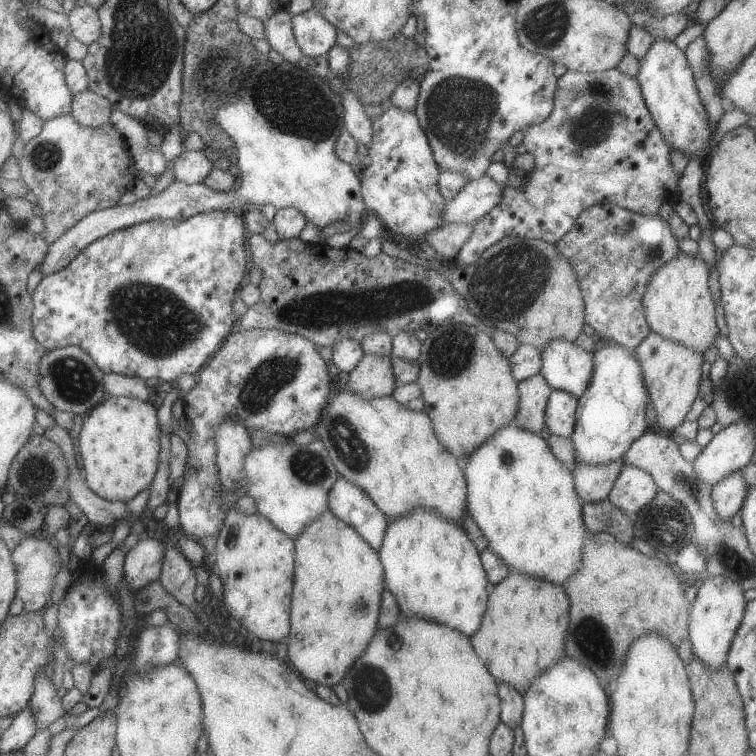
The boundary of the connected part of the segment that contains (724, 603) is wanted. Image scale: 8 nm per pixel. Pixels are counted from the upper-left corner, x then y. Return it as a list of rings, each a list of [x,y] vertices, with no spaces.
[[[706,576],[698,581],[700,589],[694,602],[691,602],[689,640],[692,643],[693,656],[702,660],[708,668],[720,670],[728,666],[728,650],[742,622],[746,608],[744,591],[740,583],[728,580],[724,576]]]

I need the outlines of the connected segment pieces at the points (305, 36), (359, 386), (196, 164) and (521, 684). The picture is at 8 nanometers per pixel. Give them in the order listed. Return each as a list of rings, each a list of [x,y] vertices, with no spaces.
[[[315,9],[292,15],[292,26],[300,50],[310,58],[326,56],[336,44],[337,28]]]
[[[364,353],[358,366],[349,372],[344,391],[350,390],[362,396],[362,400],[374,400],[392,395],[396,387],[391,358]]]
[[[203,151],[181,152],[180,156],[174,159],[174,178],[178,182],[189,184],[204,183],[206,176],[214,169],[214,165],[208,160]]]
[[[510,570],[508,578],[490,587],[486,614],[482,619],[480,630],[471,636],[472,646],[497,684],[510,684],[512,688],[522,693],[526,692],[530,684],[538,676],[542,676],[542,672],[550,670],[554,664],[564,658],[570,609],[571,602],[563,586],[546,582],[541,578],[534,578],[530,574]]]

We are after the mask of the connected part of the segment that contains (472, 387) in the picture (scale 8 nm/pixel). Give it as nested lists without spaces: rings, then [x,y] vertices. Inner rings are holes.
[[[462,323],[439,326],[429,333],[421,345],[418,386],[424,397],[424,414],[430,416],[438,442],[448,449],[461,463],[480,448],[496,430],[514,424],[519,409],[519,386],[511,364],[493,342],[493,338],[478,328]]]

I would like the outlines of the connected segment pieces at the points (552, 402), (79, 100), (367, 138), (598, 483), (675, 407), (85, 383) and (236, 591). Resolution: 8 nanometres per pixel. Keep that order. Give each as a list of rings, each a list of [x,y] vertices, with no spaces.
[[[556,390],[550,393],[546,407],[546,428],[551,435],[558,435],[562,438],[570,438],[576,428],[577,410],[579,398]]]
[[[89,89],[73,95],[71,113],[82,126],[96,128],[110,123],[113,109],[107,98]]]
[[[343,90],[341,100],[345,110],[344,131],[350,133],[357,142],[369,147],[372,144],[373,121],[364,113],[364,106],[352,90]]]
[[[623,459],[610,464],[577,464],[572,469],[575,489],[584,503],[604,502],[626,464]]]
[[[654,331],[650,332],[642,344],[634,349],[634,354],[642,368],[642,378],[644,378],[646,390],[648,390],[648,398],[654,404],[657,412],[657,423],[653,429],[667,431],[671,434],[686,420],[686,416],[698,396],[704,357],[700,352],[690,350],[682,344],[676,344]]]
[[[70,345],[47,351],[42,356],[38,368],[40,368],[38,370],[40,372],[38,386],[44,394],[44,398],[58,410],[72,412],[75,415],[88,414],[108,397],[106,390],[104,390],[105,373],[96,366],[92,356],[79,346]]]
[[[234,505],[227,510],[224,526],[217,536],[216,549],[211,560],[218,566],[223,582],[225,607],[244,628],[262,640],[278,642],[289,636],[291,631],[291,600],[295,575],[294,541],[285,532],[278,530],[266,516],[260,513],[242,514]]]

